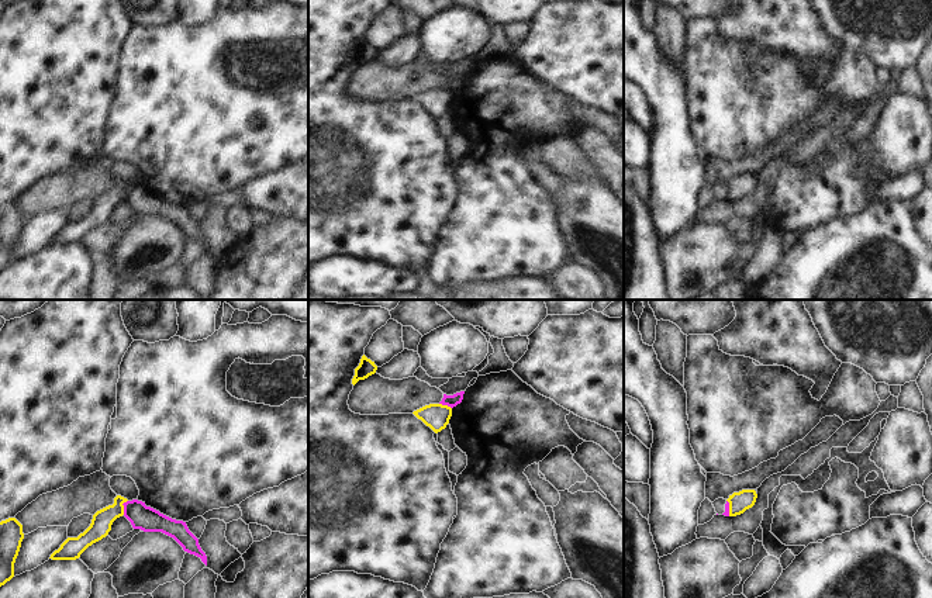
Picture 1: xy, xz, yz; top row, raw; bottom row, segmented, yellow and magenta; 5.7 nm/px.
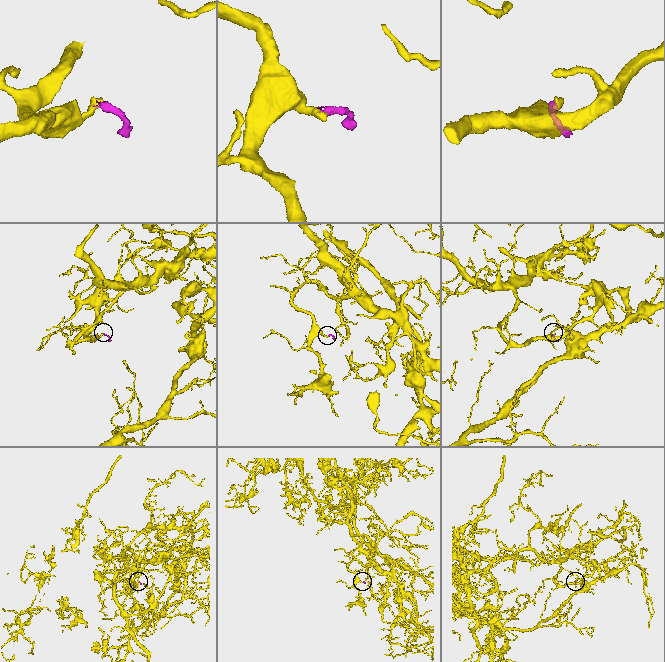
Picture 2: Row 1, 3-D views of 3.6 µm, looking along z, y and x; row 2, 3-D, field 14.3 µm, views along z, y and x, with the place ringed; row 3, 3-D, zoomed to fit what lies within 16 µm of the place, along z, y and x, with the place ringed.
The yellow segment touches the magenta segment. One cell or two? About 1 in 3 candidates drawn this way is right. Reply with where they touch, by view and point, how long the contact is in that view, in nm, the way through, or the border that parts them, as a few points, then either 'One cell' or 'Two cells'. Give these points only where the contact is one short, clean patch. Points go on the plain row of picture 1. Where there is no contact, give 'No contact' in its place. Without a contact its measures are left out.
Touches yellow at xy (123, 192). Shared border 90 nm. Boundary: xy (127, 185), (123, 189), (123, 199). Two cells

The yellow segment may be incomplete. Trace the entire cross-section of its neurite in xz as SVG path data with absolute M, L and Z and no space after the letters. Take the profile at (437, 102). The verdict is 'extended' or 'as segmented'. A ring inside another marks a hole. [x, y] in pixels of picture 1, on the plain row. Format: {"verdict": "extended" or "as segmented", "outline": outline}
{"verdict": "as segmented", "outline": "M429 89L413 97L435 118L441 117L449 108L452 93L442 89Z"}

